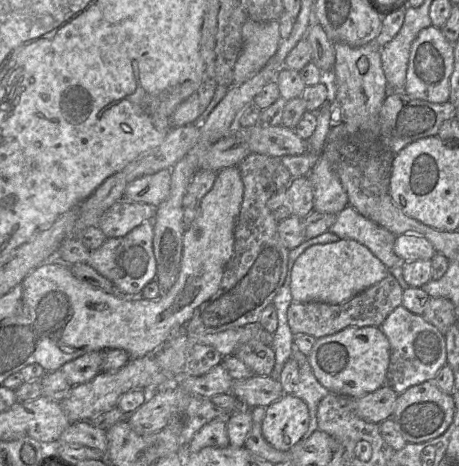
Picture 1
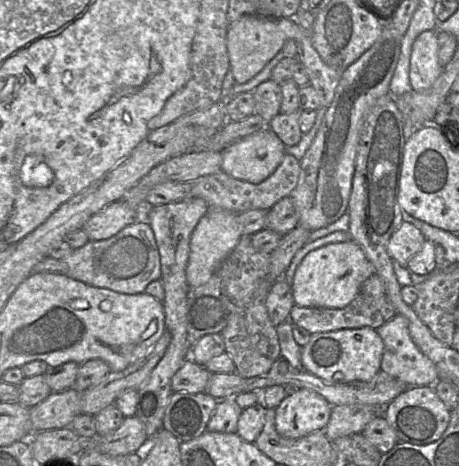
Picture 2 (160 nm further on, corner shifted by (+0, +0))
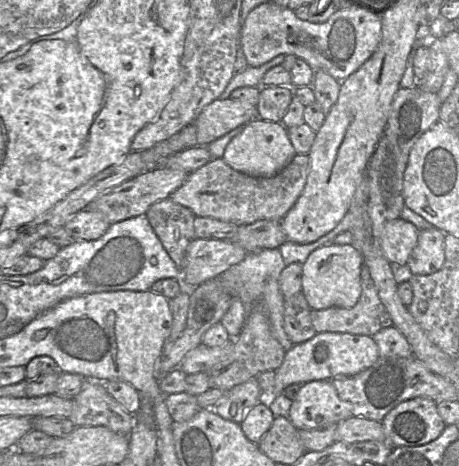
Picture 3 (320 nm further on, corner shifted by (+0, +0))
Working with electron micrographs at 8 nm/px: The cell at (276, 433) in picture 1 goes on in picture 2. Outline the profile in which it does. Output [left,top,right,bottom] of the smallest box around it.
[276,388,332,439]

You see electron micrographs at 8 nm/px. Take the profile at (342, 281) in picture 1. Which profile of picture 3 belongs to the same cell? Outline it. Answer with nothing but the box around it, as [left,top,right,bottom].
[302,244,363,310]

